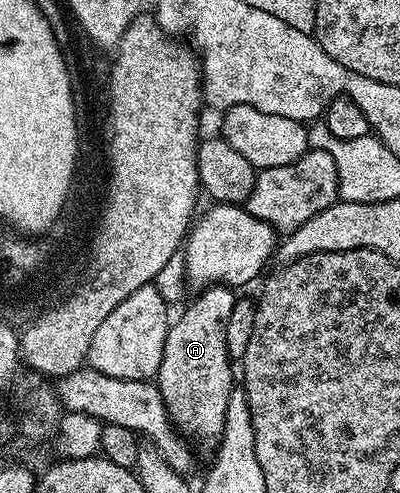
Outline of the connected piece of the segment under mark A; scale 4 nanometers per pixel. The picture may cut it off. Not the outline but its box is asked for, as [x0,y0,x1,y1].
[156,284,236,444]

